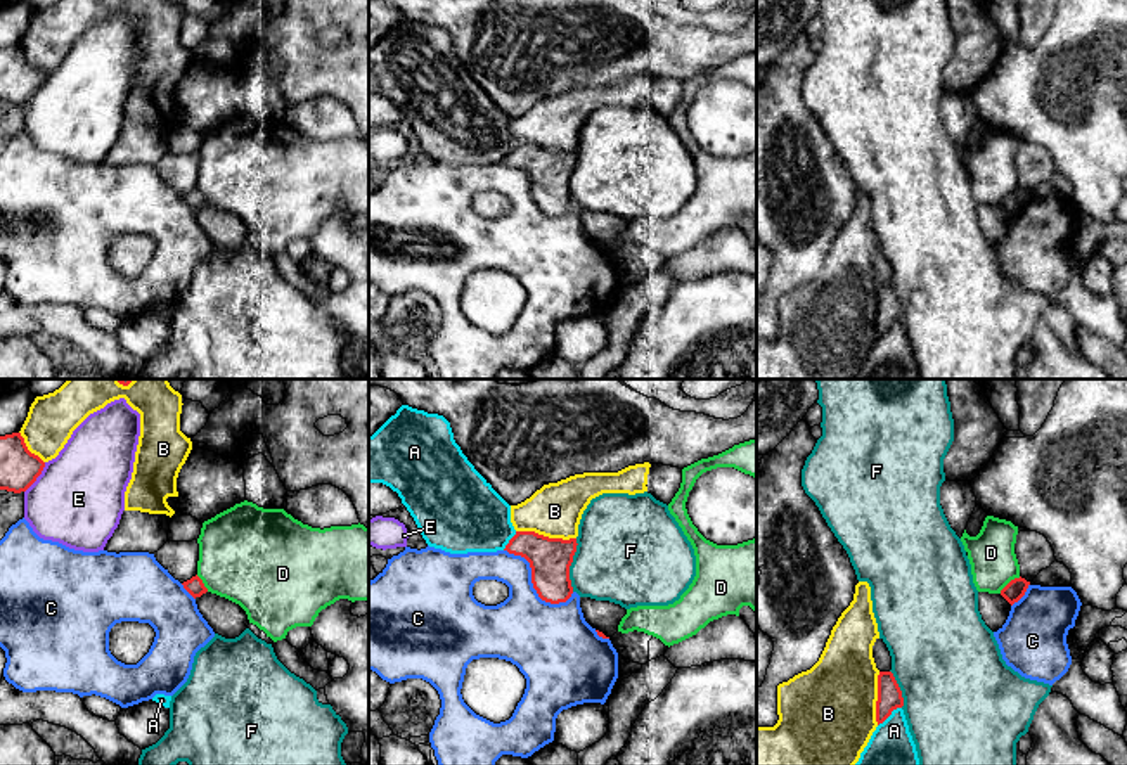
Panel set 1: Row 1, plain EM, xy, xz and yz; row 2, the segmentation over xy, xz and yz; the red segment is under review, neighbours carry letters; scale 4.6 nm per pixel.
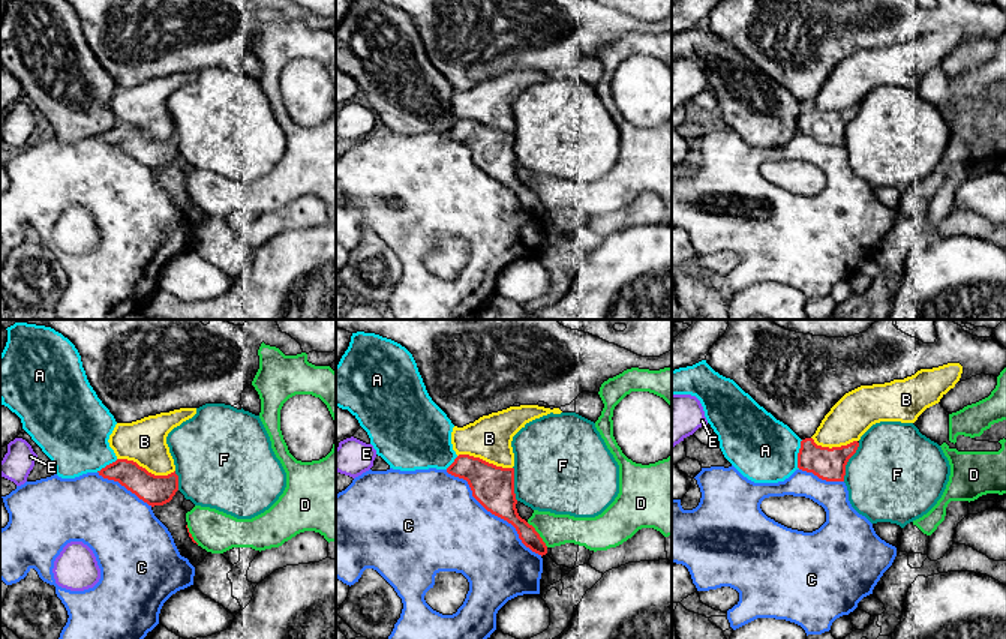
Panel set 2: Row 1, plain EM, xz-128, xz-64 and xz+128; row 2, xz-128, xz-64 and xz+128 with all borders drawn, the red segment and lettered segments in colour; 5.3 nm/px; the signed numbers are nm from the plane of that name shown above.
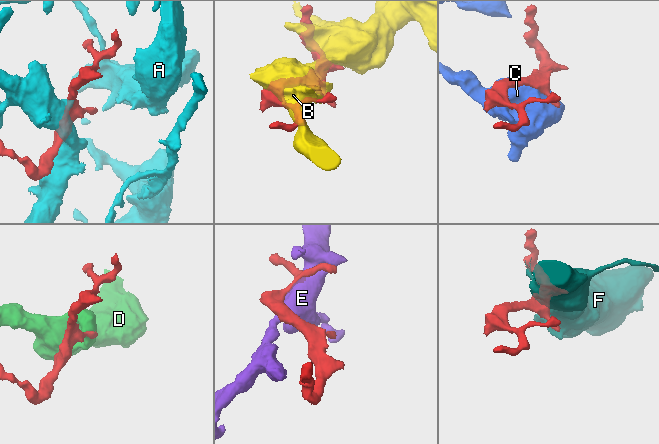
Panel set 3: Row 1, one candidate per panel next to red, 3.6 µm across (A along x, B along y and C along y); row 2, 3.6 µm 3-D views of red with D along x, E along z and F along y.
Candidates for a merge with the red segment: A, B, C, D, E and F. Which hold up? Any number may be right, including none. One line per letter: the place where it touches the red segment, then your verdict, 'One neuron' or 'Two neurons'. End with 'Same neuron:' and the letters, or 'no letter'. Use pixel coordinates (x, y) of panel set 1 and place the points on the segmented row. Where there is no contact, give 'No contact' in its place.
A: Touches red at yz (888, 715). Two neurons
B: Touches red at xz (546, 537). Two neurons
C: Touches red at xz (532, 582). Two neurons
D: Touches red at yz (1010, 582). Two neurons
E: Touches red at xy (37, 476). Two neurons
F: Touches red at xz (570, 565). Two neurons
Same neuron: no letter

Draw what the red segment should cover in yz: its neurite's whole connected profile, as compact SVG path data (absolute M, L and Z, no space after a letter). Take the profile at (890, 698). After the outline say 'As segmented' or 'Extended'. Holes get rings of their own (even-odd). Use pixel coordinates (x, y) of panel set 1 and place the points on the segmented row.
M879 672L878 675L878 701L876 701L876 722L883 723L893 710L904 706L902 691L892 672Z. As segmented

